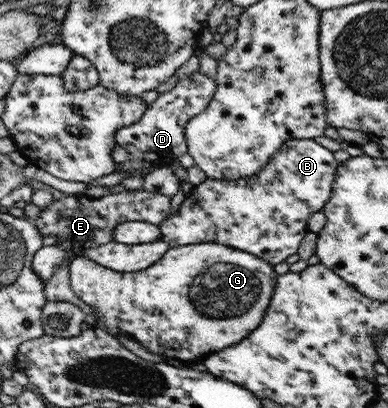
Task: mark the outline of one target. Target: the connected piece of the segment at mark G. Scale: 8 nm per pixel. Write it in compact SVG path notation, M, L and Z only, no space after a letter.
M194 243L189 245L180 245L171 247L162 255L162 257L145 270L131 271L127 273L119 273L118 271L109 270L105 267L97 265L86 259L84 256L75 257L69 263L68 278L72 292L89 307L95 309L95 313L99 316L96 319L95 327L103 328L108 334L117 337L125 335L129 339L142 345L147 351L159 355L163 361L166 359L176 359L190 365L198 365L200 361L205 359L209 354L219 352L225 347L229 347L243 338L246 338L258 323L261 321L263 313L265 313L271 294L273 293L274 283L278 275L273 271L265 261L258 259L246 251L239 251L234 247L227 247L218 243Z

